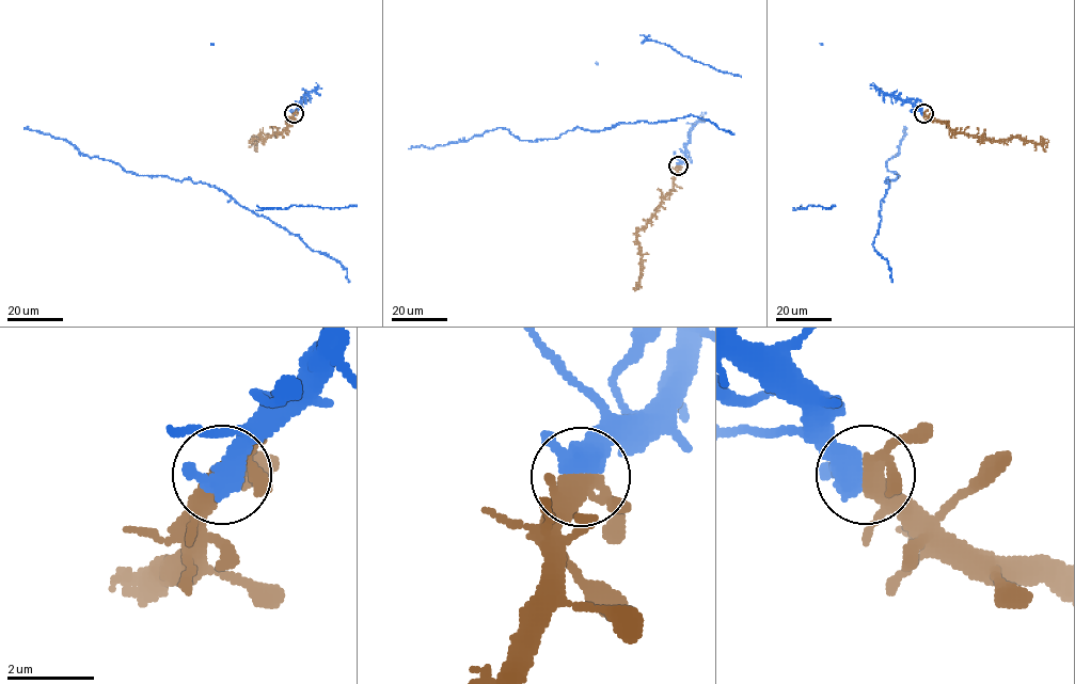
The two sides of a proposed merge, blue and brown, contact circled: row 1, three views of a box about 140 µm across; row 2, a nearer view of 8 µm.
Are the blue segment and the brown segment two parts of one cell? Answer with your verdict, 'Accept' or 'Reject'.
Accept

